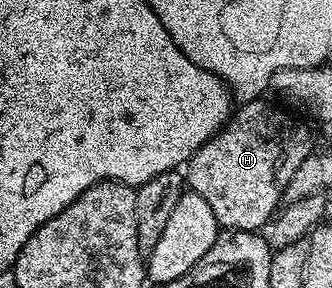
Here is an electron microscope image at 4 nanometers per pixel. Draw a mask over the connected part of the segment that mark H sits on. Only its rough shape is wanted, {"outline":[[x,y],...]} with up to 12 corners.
{"outline":[[246,100],[185,164],[220,228],[266,228],[310,129]]}

